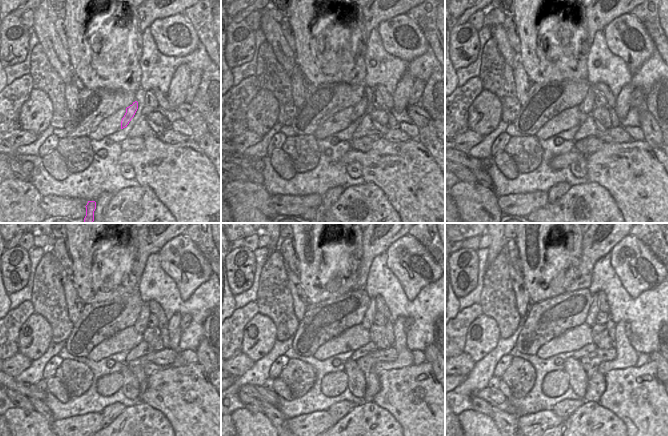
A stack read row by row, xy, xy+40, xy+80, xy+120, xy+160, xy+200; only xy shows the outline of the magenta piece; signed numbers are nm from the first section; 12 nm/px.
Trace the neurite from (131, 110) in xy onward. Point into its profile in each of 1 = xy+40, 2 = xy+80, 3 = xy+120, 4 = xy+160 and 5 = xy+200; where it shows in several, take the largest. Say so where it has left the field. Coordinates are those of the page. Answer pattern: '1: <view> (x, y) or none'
1: xy+40 (360, 108)
2: xy+80 (587, 105)
3: xy+120 (141, 324)
4: xy+160 (367, 321)
5: xy+200 (594, 309)

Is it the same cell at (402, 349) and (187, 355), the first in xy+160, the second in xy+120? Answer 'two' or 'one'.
two

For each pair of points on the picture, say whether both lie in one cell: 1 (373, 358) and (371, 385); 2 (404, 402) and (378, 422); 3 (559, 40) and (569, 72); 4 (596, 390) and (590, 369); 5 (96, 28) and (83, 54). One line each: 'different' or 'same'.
1: same
2: different
3: same
4: same
5: same

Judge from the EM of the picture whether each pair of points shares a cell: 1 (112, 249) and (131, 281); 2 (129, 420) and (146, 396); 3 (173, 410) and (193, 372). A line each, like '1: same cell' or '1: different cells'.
1: same cell
2: different cells
3: same cell

